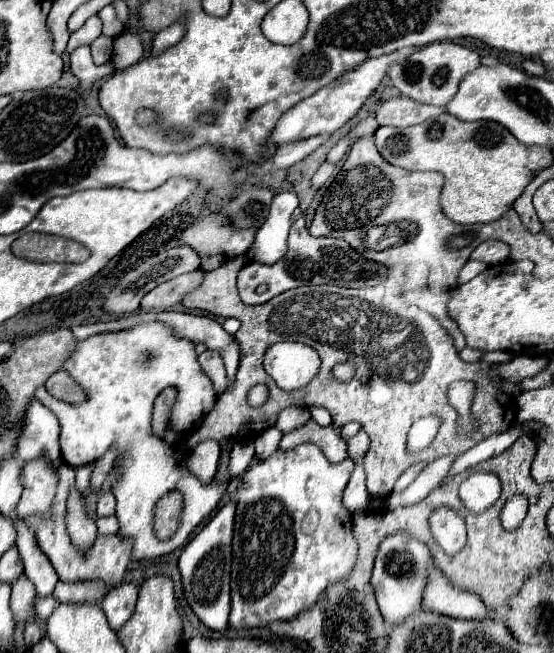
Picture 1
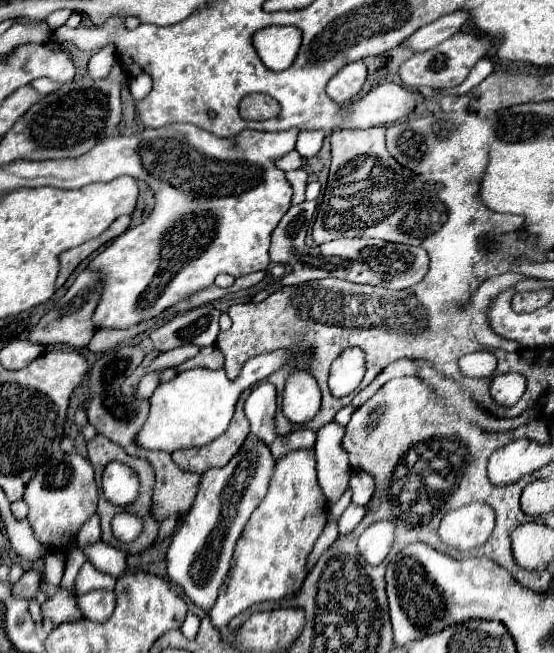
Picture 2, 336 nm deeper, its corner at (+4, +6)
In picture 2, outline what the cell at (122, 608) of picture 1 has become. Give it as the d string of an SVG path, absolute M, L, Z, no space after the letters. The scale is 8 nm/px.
M87 592L83 596L77 596L77 606L83 618L93 622L105 622L115 608L113 592Z

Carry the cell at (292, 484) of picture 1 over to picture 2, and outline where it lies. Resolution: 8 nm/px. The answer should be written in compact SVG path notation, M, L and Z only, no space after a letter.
M295 450L277 460L265 500L251 514L245 530L237 540L229 574L213 608L209 610L211 622L223 630L233 616L259 602L293 596L307 576L305 560L325 528L325 518L327 500L317 484L315 452Z

